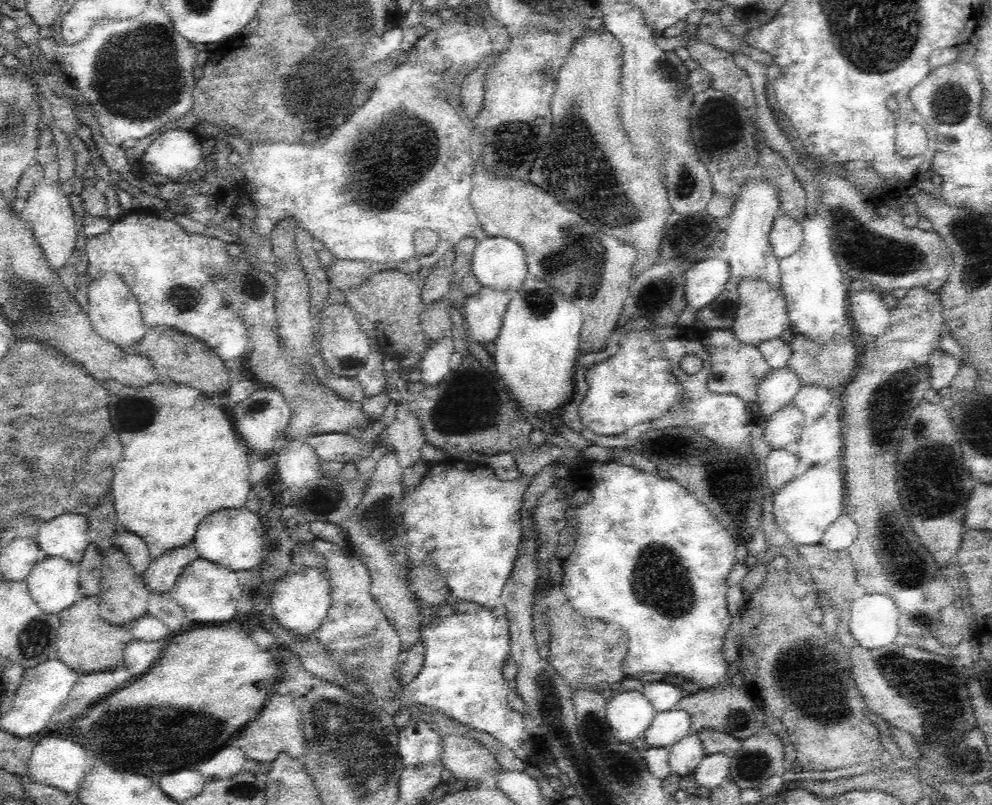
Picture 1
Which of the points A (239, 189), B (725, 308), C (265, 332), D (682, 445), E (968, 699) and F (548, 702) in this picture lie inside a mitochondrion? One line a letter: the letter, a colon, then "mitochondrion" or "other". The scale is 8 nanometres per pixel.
A: other
B: other
C: other
D: mitochondrion
E: other
F: mitochondrion

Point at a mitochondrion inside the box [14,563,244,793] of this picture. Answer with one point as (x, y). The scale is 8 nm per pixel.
(34, 639)

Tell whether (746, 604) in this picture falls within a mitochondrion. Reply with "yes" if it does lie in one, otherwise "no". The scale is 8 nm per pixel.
no

